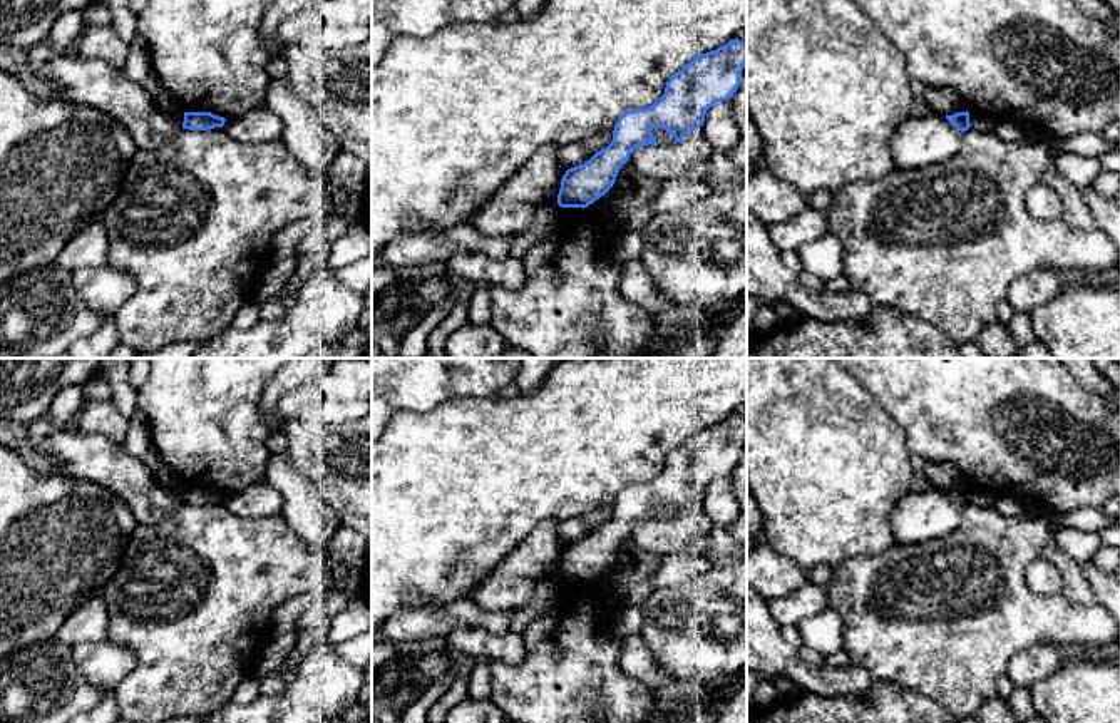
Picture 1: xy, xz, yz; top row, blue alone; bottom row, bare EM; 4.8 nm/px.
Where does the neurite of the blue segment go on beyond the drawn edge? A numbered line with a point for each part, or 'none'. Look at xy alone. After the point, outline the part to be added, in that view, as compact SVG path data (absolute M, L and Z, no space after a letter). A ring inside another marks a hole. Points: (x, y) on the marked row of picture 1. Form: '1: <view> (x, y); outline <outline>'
none

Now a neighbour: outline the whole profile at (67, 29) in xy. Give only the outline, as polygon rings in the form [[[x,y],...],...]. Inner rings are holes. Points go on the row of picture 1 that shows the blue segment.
[[[64,12],[52,25],[47,40],[55,50],[69,52],[69,49],[80,38],[84,27],[82,12]]]

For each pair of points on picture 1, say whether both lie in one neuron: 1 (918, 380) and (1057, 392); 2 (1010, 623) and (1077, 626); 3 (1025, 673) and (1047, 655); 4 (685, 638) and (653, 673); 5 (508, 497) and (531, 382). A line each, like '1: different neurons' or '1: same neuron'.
1: same neuron
2: same neuron
3: same neuron
4: different neurons
5: different neurons

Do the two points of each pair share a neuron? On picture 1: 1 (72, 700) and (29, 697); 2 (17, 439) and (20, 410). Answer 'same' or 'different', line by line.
1: same
2: different

